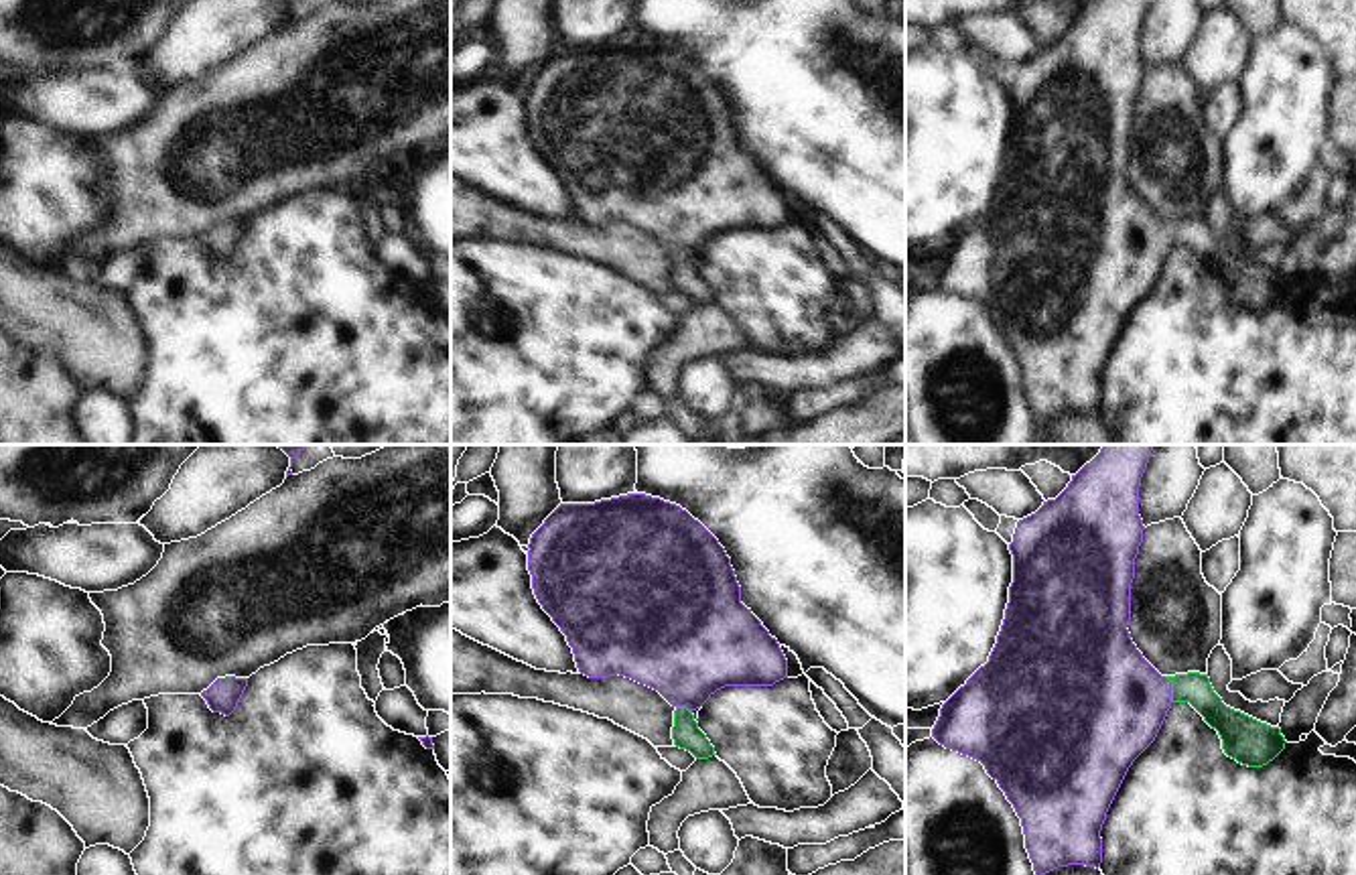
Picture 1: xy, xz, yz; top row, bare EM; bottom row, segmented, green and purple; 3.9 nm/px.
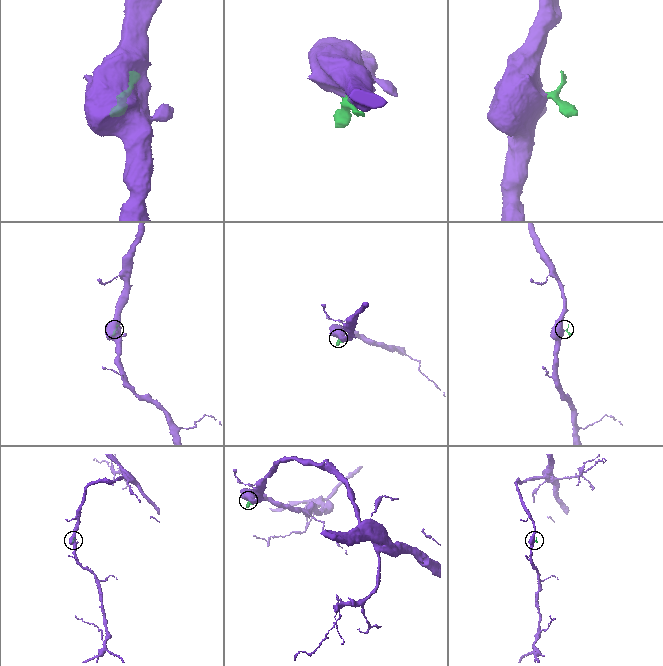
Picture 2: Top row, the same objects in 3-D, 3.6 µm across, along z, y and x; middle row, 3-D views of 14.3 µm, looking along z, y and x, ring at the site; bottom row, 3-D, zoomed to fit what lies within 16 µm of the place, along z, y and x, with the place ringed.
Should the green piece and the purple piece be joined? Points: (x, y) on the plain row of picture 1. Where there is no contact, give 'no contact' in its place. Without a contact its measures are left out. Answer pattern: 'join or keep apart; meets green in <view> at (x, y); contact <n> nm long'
join; meets green in yz at (1172, 234); contact 110 nm long

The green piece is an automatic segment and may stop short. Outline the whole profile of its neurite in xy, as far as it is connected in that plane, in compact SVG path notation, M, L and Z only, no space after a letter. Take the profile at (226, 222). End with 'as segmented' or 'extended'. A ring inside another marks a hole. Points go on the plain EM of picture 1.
M225 221L217 223L207 235L201 238L201 242L213 258L229 262L235 256L246 231L248 223Z | extended

